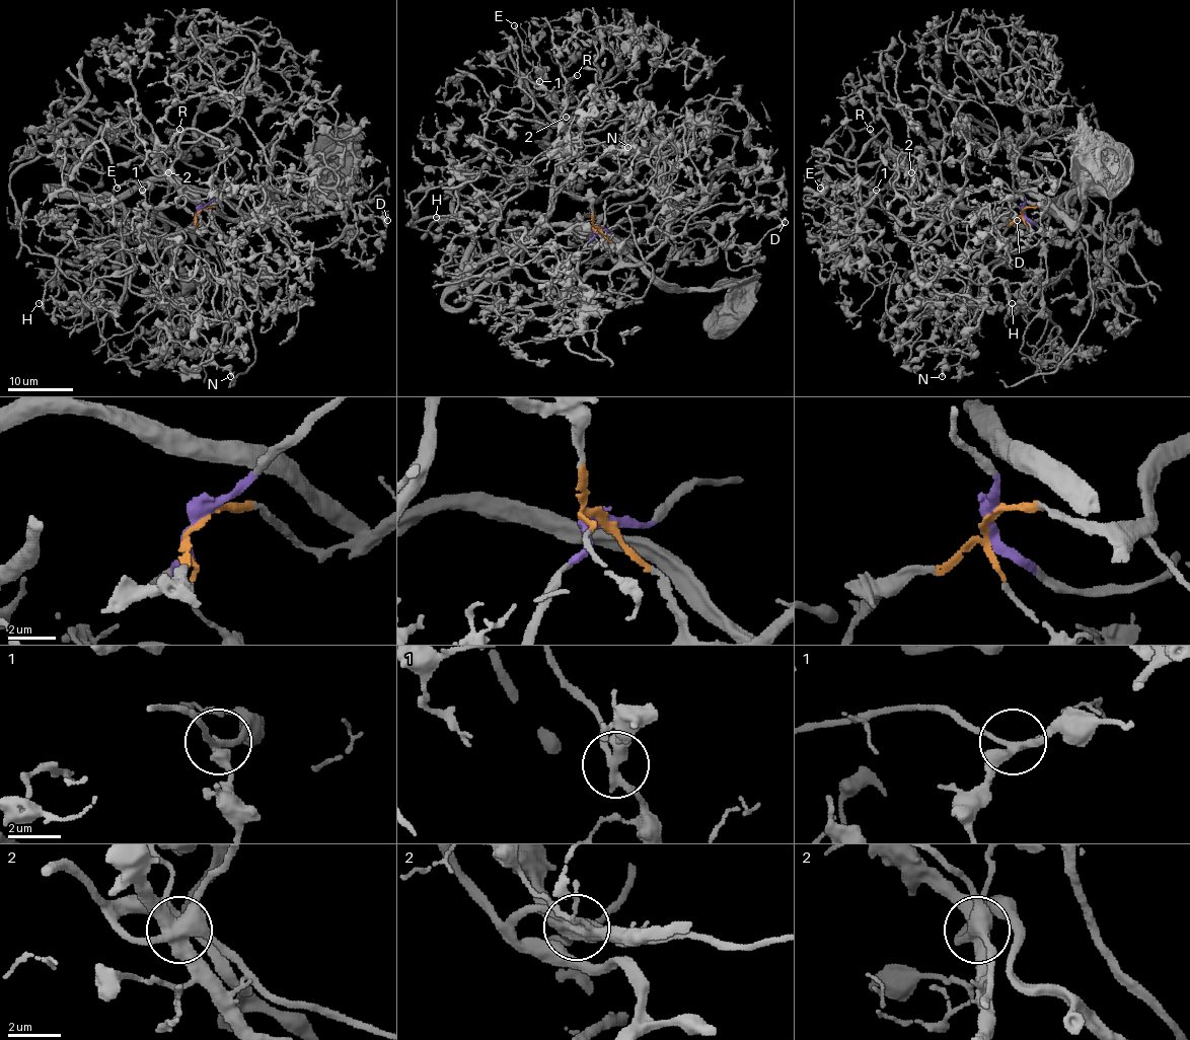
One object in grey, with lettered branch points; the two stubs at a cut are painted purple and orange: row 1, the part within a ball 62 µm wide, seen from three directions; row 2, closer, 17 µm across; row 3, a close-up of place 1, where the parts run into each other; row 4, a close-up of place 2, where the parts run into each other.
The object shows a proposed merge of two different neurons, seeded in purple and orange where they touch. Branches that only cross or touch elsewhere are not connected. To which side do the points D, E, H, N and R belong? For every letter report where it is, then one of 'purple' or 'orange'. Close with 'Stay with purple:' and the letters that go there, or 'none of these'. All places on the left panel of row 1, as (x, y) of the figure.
D: at (387, 220); purple
E: at (117, 188); orange
H: at (39, 303); purple
N: at (230, 376); purple
R: at (179, 129); orange
Stay with purple: D, H, N

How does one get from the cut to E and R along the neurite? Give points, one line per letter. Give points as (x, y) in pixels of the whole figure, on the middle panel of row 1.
E: (596, 229), (625, 264), (655, 250), (671, 196), (666, 158), (617, 104), (563, 115), (514, 24)
R: (596, 229), (642, 264), (664, 240), (671, 188), (658, 144), (613, 103), (565, 117), (556, 93), (576, 75)

